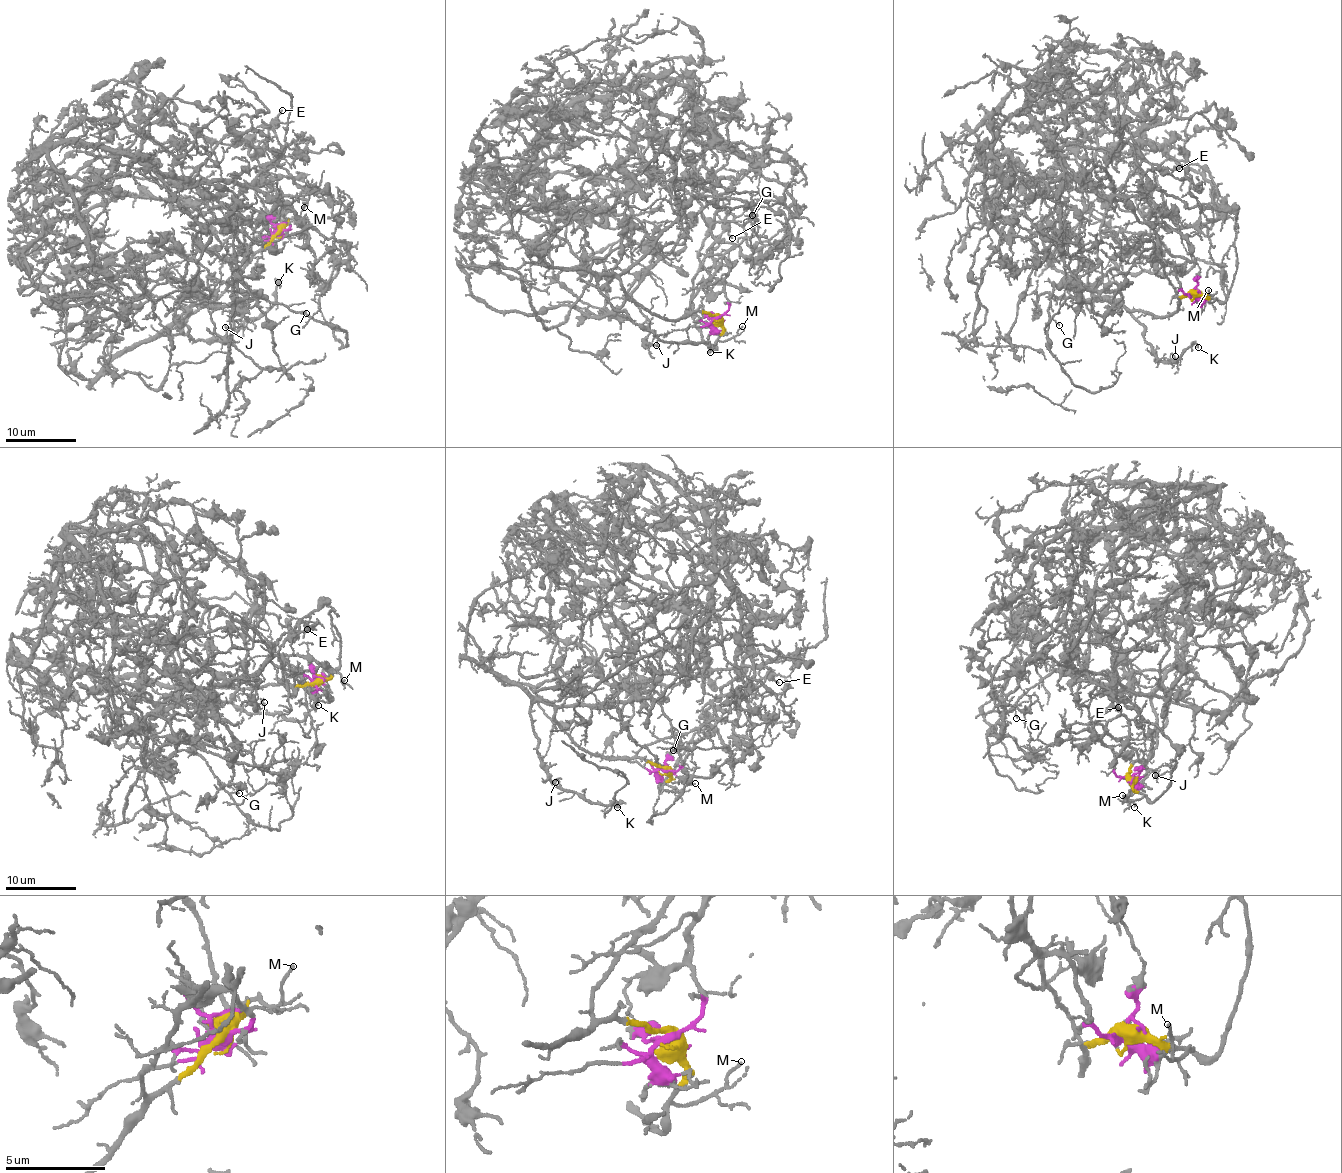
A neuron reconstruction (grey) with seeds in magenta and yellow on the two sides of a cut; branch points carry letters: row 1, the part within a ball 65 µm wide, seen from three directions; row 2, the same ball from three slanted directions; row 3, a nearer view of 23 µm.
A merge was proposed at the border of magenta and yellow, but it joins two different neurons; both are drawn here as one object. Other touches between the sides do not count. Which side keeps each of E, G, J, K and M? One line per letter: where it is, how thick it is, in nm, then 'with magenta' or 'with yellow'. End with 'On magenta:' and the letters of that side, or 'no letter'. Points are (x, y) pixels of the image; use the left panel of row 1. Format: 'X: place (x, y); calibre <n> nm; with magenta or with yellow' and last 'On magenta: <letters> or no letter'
E: place (282, 110); calibre 140 nm; with magenta
G: place (306, 313); calibre 100 nm; with yellow
J: place (225, 327); calibre 130 nm; with yellow
K: place (278, 282); calibre 150 nm; with yellow
M: place (304, 207); calibre 130 nm; with yellow
On magenta: E

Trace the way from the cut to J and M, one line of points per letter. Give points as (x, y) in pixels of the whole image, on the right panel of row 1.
J: (1190, 295), (1162, 316), (1118, 303), (1143, 327), (1154, 355), (1164, 362), (1175, 356)
M: (1190, 295), (1207, 295), (1216, 299), (1215, 301), (1209, 301), (1207, 289)

